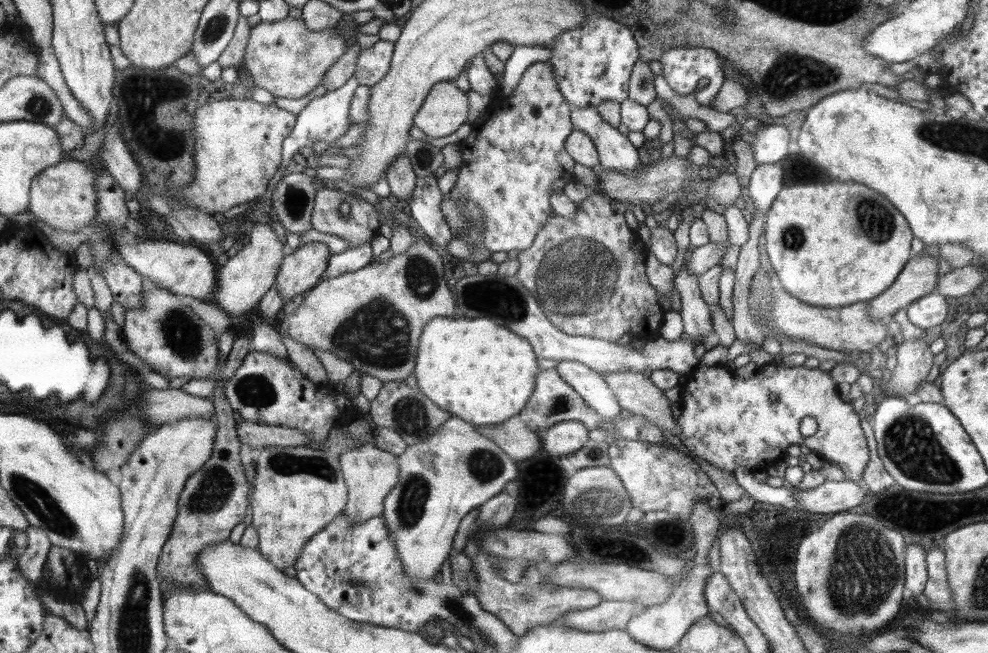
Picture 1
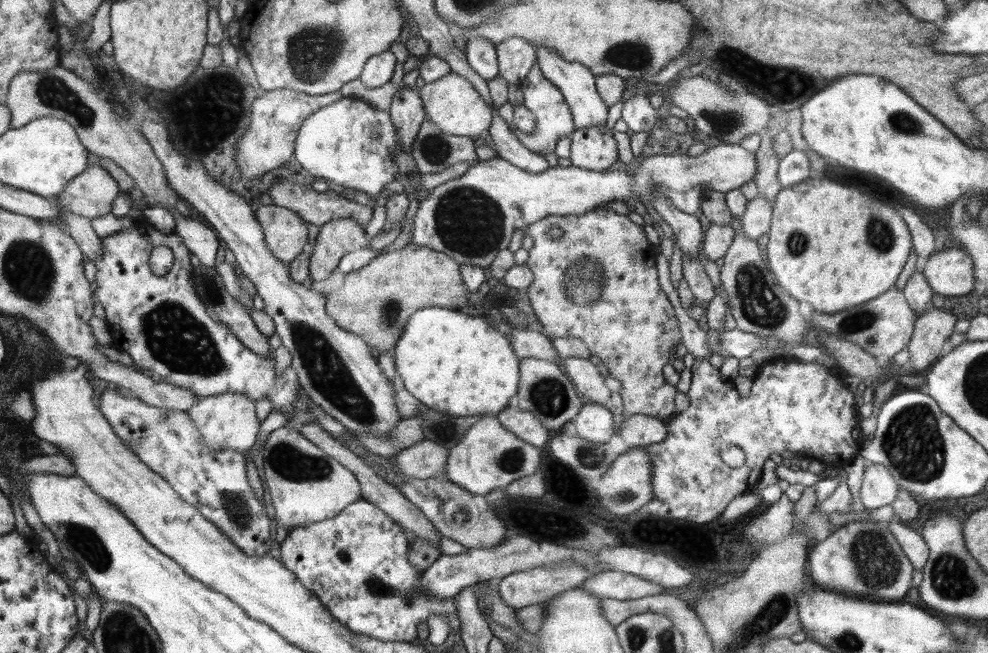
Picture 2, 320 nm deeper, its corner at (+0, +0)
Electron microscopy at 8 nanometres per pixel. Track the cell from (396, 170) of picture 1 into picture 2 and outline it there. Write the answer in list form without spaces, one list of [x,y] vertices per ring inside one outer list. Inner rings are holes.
[[[400,86],[388,111],[396,129],[398,142],[401,143],[401,150],[410,152],[421,124],[427,119],[422,99],[417,91]]]

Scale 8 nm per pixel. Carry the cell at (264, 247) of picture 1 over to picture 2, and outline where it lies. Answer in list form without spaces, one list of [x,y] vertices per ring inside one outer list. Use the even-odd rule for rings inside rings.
[[[262,205],[255,211],[264,231],[267,249],[287,265],[308,249],[305,220],[293,210],[278,205]]]

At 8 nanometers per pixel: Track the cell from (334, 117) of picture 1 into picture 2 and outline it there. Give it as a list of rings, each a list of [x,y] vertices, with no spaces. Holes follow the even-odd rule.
[[[342,97],[334,104],[319,108],[316,112],[306,117],[298,130],[294,156],[298,164],[302,165],[310,174],[332,180],[340,186],[362,191],[372,198],[378,198],[385,186],[393,182],[399,173],[392,152],[401,150],[396,129],[389,111],[380,110],[371,106],[362,99]]]

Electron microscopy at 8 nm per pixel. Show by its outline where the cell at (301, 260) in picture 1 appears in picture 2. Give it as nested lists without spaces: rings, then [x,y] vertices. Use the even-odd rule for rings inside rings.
[[[336,219],[320,227],[317,239],[309,249],[310,280],[321,281],[337,268],[340,259],[349,252],[356,252],[368,246],[369,239],[365,233],[365,227],[350,219]]]

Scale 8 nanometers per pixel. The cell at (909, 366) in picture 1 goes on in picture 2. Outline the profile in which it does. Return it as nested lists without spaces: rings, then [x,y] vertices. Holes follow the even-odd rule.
[[[928,308],[915,320],[908,343],[911,368],[922,371],[933,365],[954,332],[957,318],[942,309]]]

